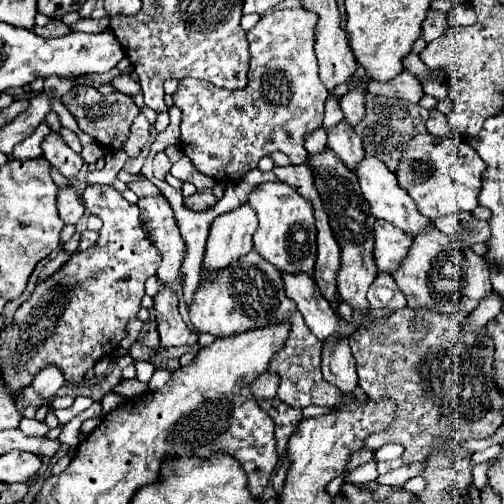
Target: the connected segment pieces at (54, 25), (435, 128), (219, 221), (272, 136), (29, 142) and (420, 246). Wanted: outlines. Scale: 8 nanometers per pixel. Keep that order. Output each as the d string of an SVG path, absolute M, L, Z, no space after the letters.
M53 19L53 21L51 21L51 23L47 23L45 27L35 25L35 27L33 27L33 31L35 31L35 33L39 33L41 37L63 37L63 35L67 35L67 33L69 33L69 27L67 27L61 19Z
M435 109L431 111L431 117L429 117L429 121L427 121L427 129L429 129L429 133L433 133L433 135L439 135L439 137L443 138L453 138L447 125L447 117L445 117L443 113L435 111Z
M249 203L219 215L211 223L207 239L205 259L201 265L201 277L207 279L211 273L225 269L231 261L247 255L253 247L253 233L257 231L257 215Z
M281 9L281 11L271 11L271 13L265 13L259 23L247 31L247 39L249 39L249 51L251 51L251 67L249 67L249 83L245 89L239 89L239 91L229 91L229 89L219 89L215 85L211 85L209 81L201 81L201 79L181 79L179 81L179 87L177 91L173 93L173 101L175 105L181 109L183 113L183 119L181 119L181 149L183 149L183 155L195 165L195 169L215 181L221 181L221 183L237 183L245 173L249 173L251 169L257 167L259 159L263 155L269 155L273 151L281 151L285 155L291 157L291 161L295 165L301 165L305 163L307 159L307 151L303 147L303 139L307 133L315 131L317 127L321 127L321 121L323 121L323 103L325 99L329 97L329 91L325 89L325 85L319 81L317 77L317 59L315 59L315 53L313 53L313 45L315 45L315 13L307 13L305 9Z
M39 125L39 129L35 129L35 133L31 137L27 137L25 141L21 141L19 145L15 145L13 149L13 157L19 161L27 161L27 159L37 159L41 157L41 141L43 137L47 137L51 129L45 125Z
M433 223L413 239L407 257L393 273L395 283L403 291L407 305L429 307L437 311L473 311L483 297L491 293L489 265L483 257L475 255L471 245L461 243L455 235L441 233Z

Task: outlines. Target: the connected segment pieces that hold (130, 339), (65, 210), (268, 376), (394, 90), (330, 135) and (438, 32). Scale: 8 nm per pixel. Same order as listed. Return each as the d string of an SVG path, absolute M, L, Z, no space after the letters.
M137 318L133 319L133 321L127 325L127 335L125 335L125 339L123 339L119 345L129 351L129 347L140 338L143 325L144 323L141 323L141 320Z
M73 185L57 191L57 209L65 223L77 223L83 217L85 207L81 205L79 195L81 195L81 189L77 189Z
M263 373L251 385L251 391L253 391L253 397L257 397L257 399L269 399L269 397L277 395L277 387L279 387L279 375L277 373Z
M403 69L395 79L385 81L385 83L369 81L367 93L397 97L397 99L405 99L405 101L411 101L411 103L417 103L423 97L423 89L421 89L419 79L415 75L411 75L407 69Z
M345 119L327 131L327 147L331 147L351 171L365 155L355 129Z
M429 9L429 15L427 15L427 19L423 21L423 27L421 27L423 29L423 39L429 43L429 41L441 37L443 31L445 31L445 25L447 25L445 13Z

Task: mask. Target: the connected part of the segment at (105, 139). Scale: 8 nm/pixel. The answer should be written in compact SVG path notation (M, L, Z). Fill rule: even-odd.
M75 85L61 101L69 109L69 113L77 119L79 127L109 149L123 147L125 139L129 137L129 127L131 127L133 119L139 115L139 107L133 103L133 99L129 95L119 93L119 91L101 95L95 87L89 87L89 85Z

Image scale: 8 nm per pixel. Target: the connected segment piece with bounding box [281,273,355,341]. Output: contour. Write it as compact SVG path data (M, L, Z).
M281 273L287 297L297 303L307 327L319 337L319 341L327 341L331 335L351 335L355 329L339 319L331 309L329 301L321 295L315 279L307 273Z

